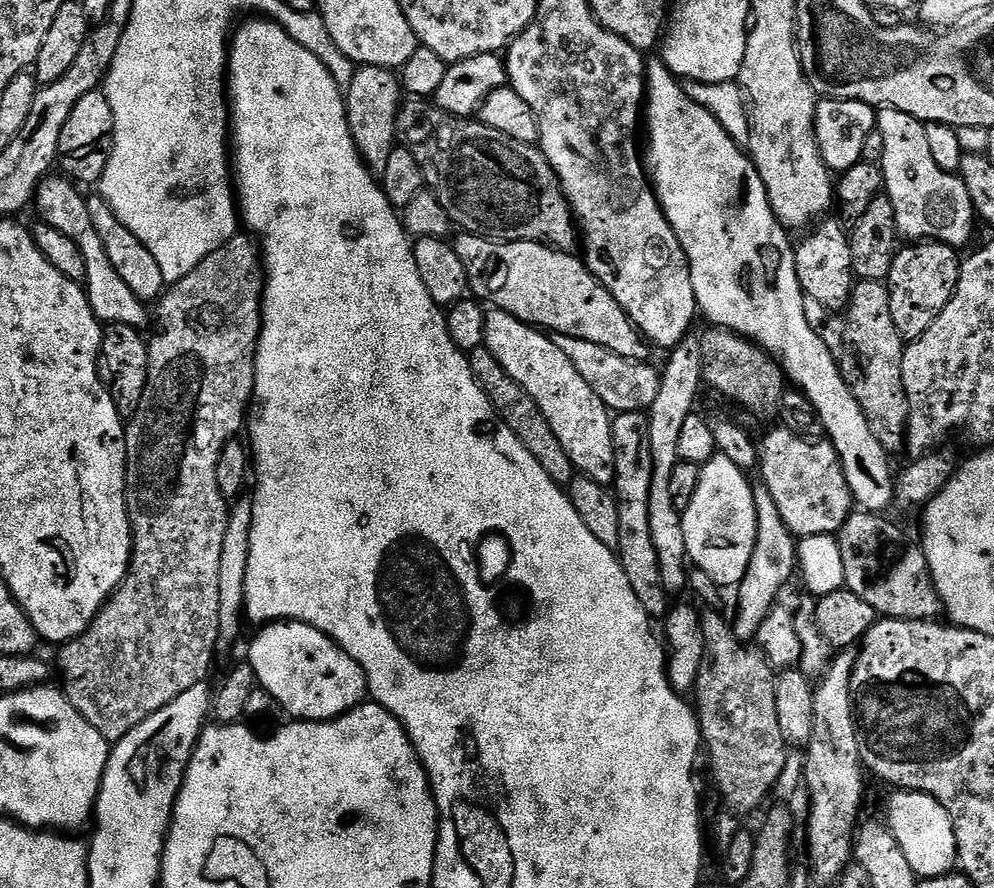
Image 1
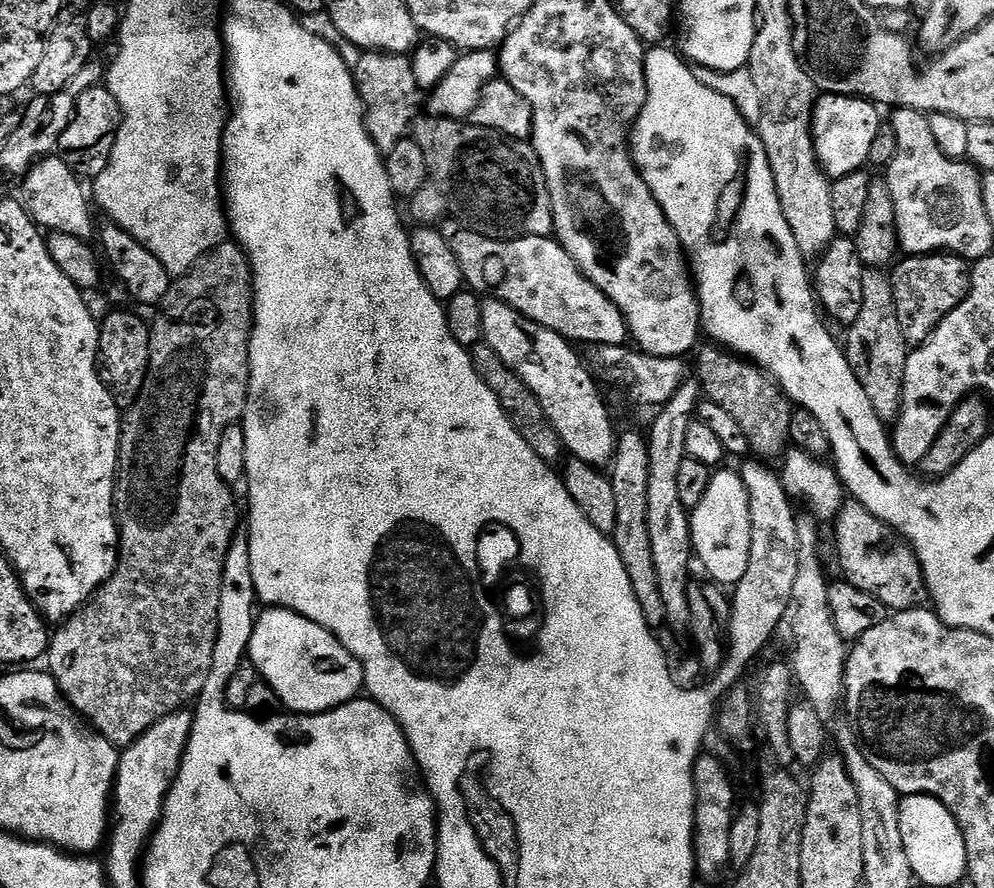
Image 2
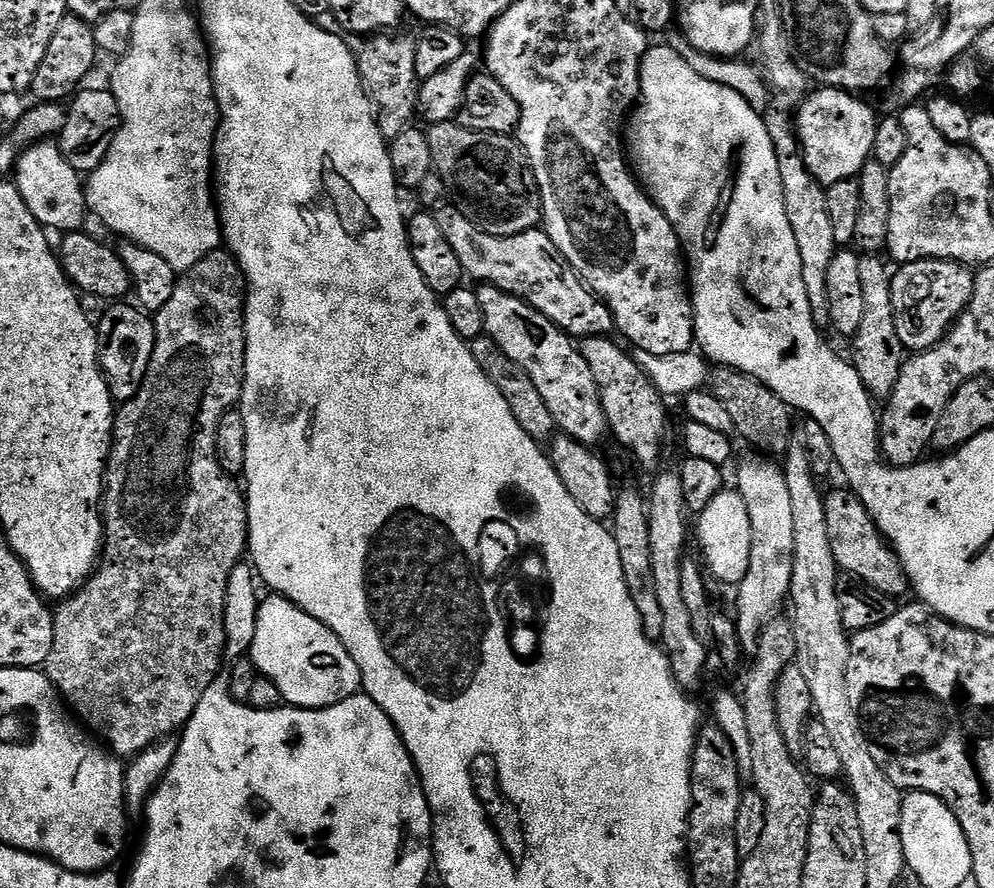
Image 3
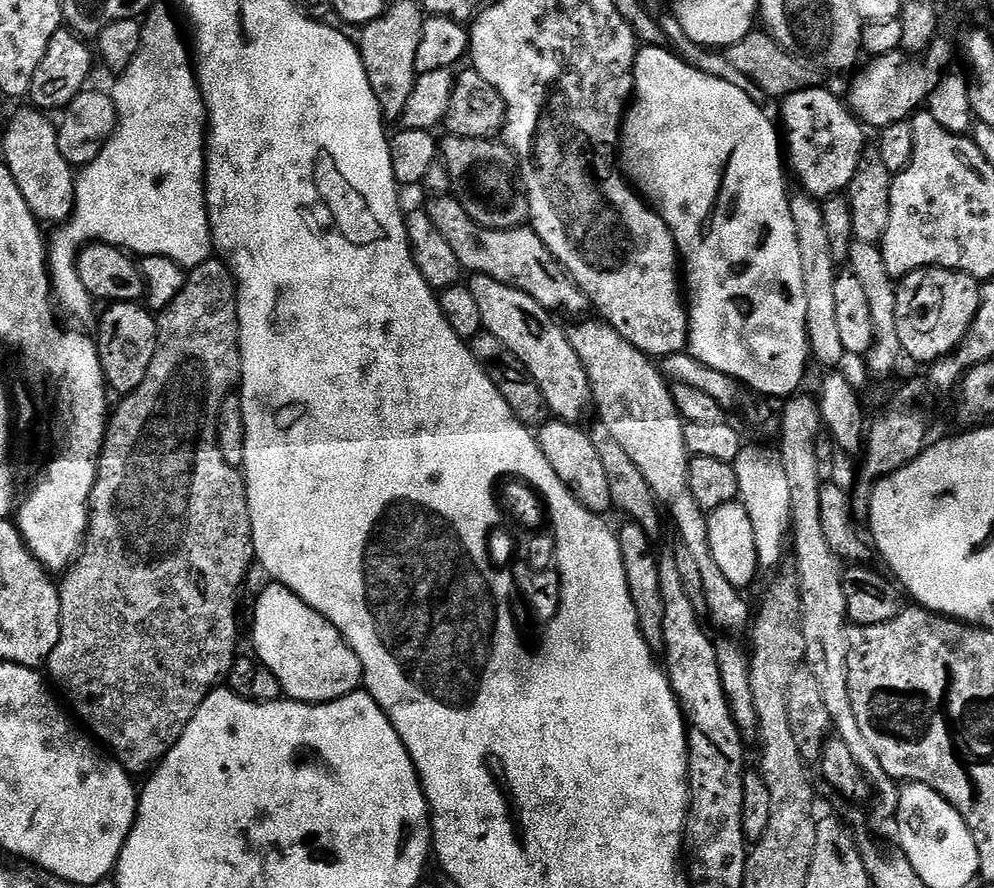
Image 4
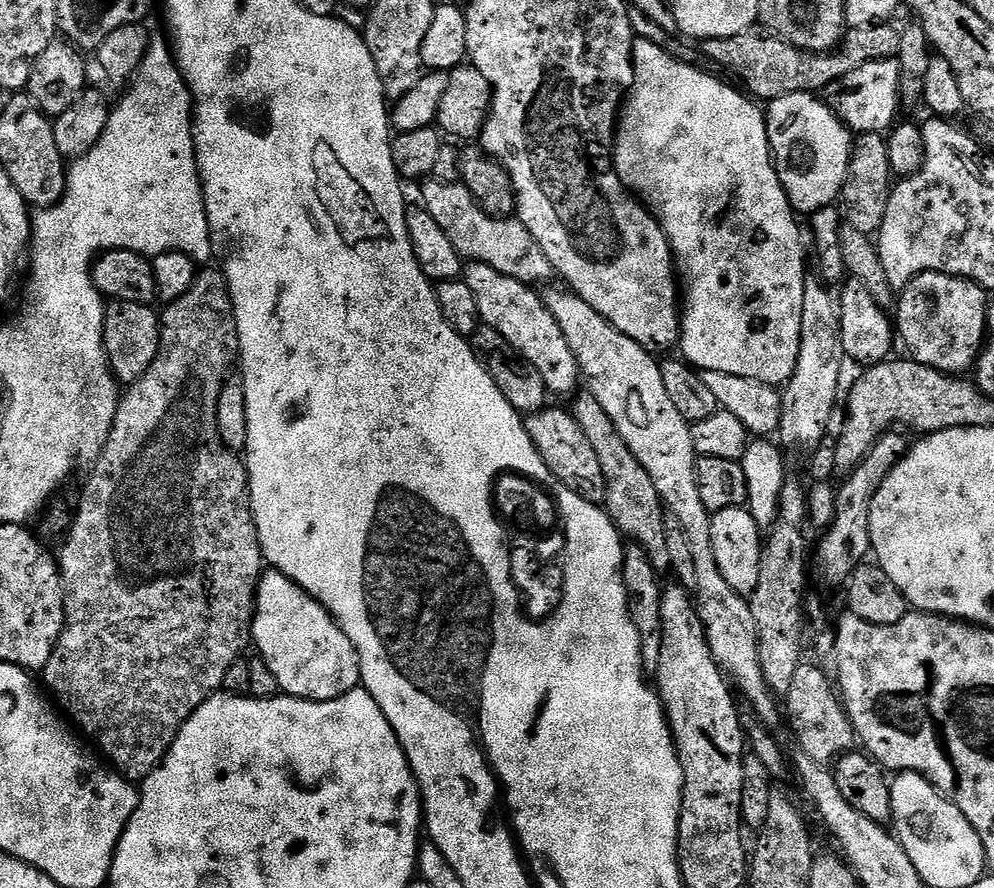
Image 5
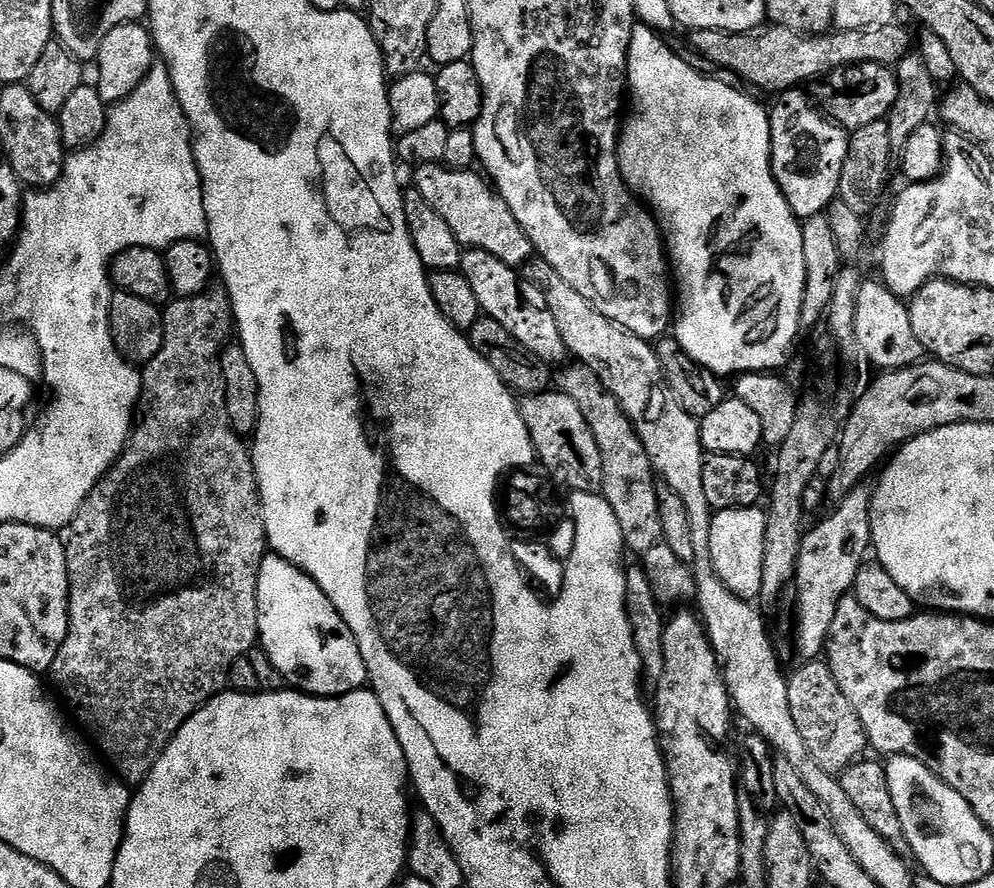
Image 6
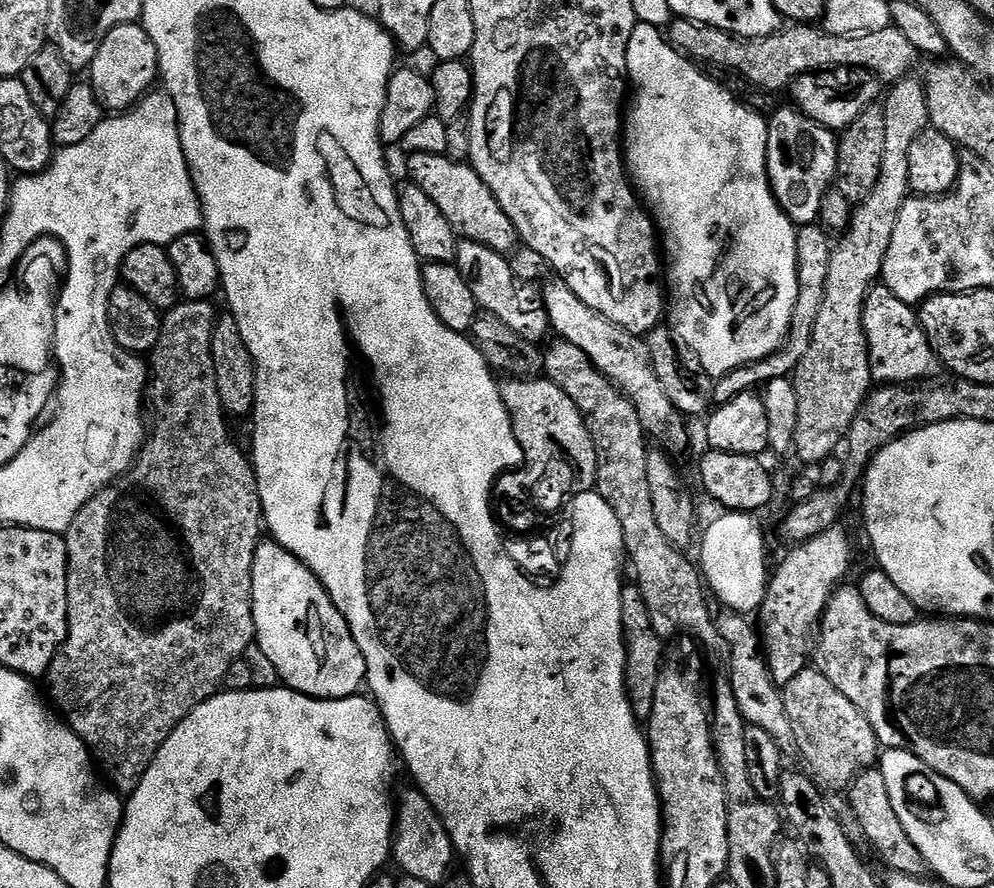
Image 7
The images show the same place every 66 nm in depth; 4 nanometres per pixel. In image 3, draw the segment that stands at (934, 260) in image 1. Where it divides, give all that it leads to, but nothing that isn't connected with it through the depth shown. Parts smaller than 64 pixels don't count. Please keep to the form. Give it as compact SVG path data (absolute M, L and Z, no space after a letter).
M919 260L901 264L892 272L892 305L898 338L909 353L933 348L952 329L974 294L973 269L957 260Z

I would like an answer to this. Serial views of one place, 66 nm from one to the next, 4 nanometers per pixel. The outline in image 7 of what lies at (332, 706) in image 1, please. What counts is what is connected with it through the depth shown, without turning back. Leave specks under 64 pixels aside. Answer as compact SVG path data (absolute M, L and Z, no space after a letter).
M271 538L261 539L254 554L252 613L256 623L255 643L259 644L262 654L274 662L274 670L278 670L281 681L287 687L301 692L303 696L313 696L315 700L341 700L357 695L365 687L366 662L362 658L362 650L358 650L358 642L354 642L354 634L350 634L346 618L338 606L334 606L320 579L297 556L290 554L290 550Z

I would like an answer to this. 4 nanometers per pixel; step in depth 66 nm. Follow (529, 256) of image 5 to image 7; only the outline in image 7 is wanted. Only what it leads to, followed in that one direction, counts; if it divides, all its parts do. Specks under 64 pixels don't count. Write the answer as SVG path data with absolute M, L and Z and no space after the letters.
M411 154L407 159L407 179L422 189L442 214L446 214L446 222L450 222L456 237L482 242L482 246L490 246L495 252L511 254L516 251L518 237L514 222L510 222L506 210L498 206L498 198L494 198L490 186L482 182L471 163L452 160L447 154Z

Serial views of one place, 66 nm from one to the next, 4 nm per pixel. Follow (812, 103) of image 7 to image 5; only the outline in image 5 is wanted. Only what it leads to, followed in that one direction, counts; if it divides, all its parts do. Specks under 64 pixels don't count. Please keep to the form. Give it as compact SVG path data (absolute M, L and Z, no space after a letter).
M899 59L867 60L853 72L847 72L840 79L830 82L822 93L835 114L853 133L887 133L897 123L902 99L900 94Z

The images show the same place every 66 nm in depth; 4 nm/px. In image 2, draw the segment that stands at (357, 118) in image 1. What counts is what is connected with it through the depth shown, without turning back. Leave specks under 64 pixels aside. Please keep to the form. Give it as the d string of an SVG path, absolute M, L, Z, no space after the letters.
M364 52L354 60L356 89L360 101L364 104L364 125L382 154L394 150L399 140L409 135L417 119L416 107L422 104L422 89L415 82L411 59L407 55L395 52Z

